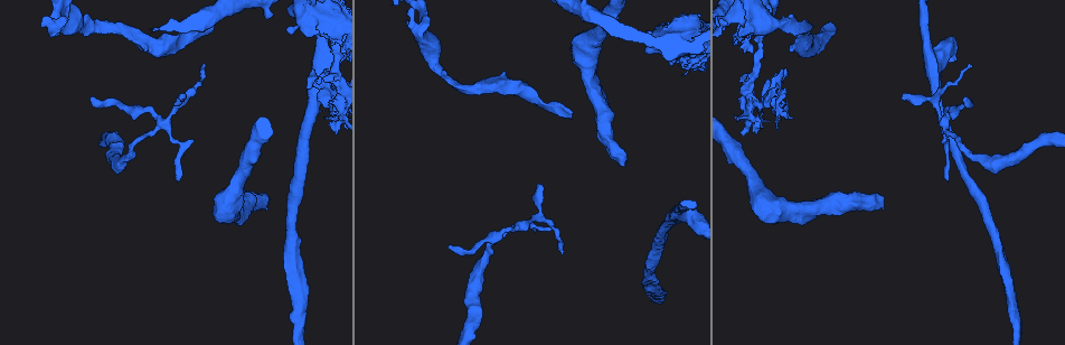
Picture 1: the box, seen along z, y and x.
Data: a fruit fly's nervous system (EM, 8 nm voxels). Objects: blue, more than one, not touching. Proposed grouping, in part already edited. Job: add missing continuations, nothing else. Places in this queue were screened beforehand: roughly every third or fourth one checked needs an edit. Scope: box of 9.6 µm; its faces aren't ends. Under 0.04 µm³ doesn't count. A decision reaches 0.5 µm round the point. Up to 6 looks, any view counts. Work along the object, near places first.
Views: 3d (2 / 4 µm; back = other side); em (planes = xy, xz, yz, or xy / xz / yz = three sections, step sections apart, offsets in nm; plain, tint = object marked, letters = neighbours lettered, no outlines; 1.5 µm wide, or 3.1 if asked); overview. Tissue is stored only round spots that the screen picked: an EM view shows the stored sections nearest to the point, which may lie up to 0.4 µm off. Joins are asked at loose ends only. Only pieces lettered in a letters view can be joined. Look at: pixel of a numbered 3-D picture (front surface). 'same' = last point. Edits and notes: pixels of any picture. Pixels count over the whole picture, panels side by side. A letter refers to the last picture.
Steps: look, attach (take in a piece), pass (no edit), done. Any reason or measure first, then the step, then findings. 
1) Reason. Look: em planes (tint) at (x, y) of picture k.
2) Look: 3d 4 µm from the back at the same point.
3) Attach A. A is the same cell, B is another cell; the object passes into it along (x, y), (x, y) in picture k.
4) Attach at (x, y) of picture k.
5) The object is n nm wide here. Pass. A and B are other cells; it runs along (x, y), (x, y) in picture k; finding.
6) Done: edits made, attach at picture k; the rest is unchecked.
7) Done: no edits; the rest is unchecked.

Tapers out. Look: em planes (tint) at (963, 101) of picture 1.

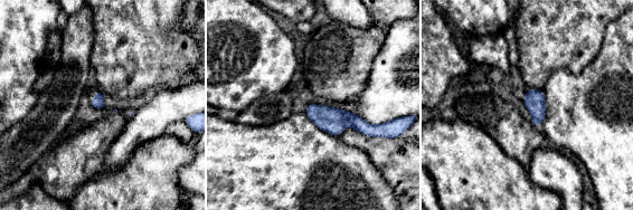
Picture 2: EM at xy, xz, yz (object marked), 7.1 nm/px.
See the neighbours. Look: em planes (letters) at the same point.

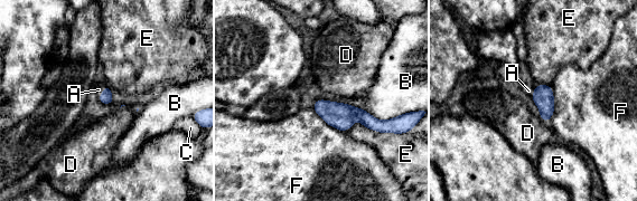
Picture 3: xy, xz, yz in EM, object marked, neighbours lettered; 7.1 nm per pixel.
The object is 90 nm wide here. Attach A. A is the same cell, B, C, D, E and F are other cells; the object passes into it along (105, 97), (103, 91), (99, 89) in picture 3; it goes on there.

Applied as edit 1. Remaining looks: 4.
Look: overview.

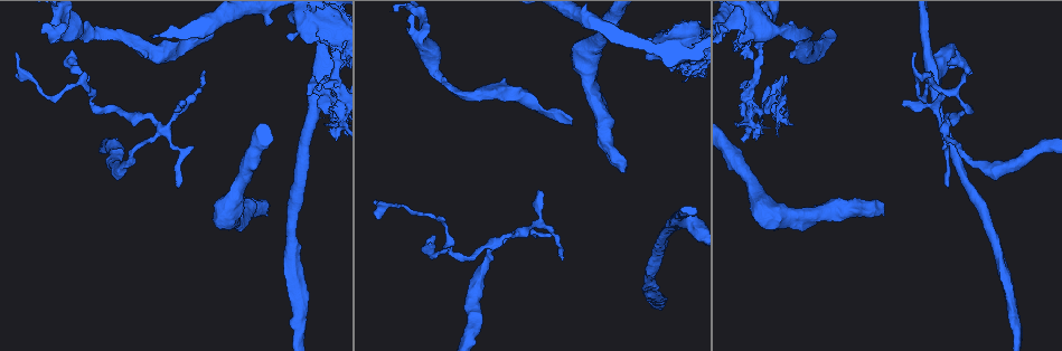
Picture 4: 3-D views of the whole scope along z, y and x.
An open end. Look: 3d 4 µm from the back at (325, 78) of picture 4.

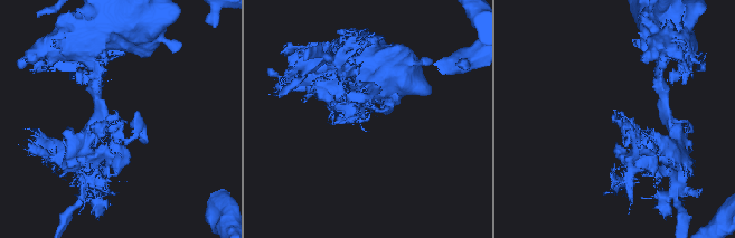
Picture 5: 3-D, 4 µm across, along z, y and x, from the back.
Shape alone is not enough. Look: em yz step 4 (letters) at (367, 117) of picture 5.

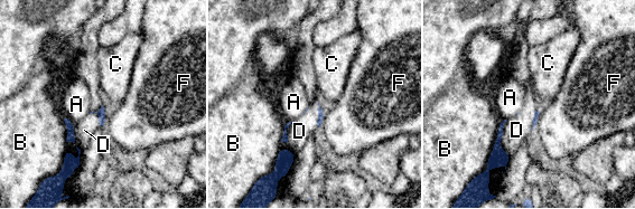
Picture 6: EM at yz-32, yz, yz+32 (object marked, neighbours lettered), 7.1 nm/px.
Cut it another way. Look: em xy step 8 (letters) at the same point.

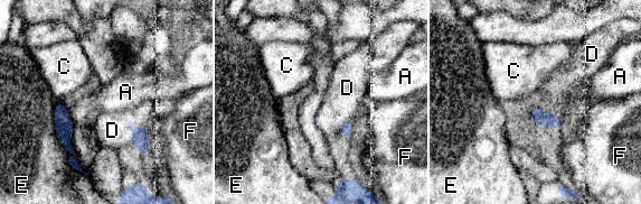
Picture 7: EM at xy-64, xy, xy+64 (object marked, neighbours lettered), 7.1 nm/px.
Pass. A, C, D, E and F are other cells; none of them fits.

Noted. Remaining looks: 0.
Done: edits made, attach at picture 3; the rest is unchecked.

